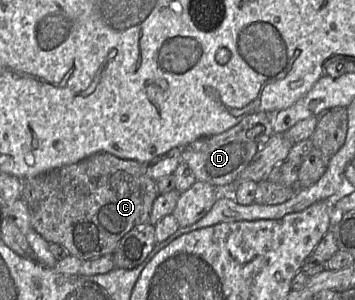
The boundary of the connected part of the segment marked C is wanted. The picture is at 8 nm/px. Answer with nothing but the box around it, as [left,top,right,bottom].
[21,153,157,261]

